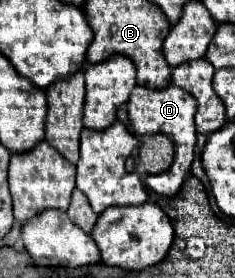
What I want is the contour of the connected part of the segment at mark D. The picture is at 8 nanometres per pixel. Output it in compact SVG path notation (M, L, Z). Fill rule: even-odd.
M169 84L163 90L135 86L133 92L131 92L131 98L127 102L127 110L129 110L131 126L133 126L137 136L165 134L173 140L175 160L173 160L171 168L157 174L157 176L147 174L145 184L161 196L175 196L181 190L181 184L187 178L191 162L193 162L193 150L195 150L195 142L197 142L197 132L195 132L193 118L195 118L195 112L197 112L197 100L193 100L193 96L189 92L185 92L183 88L177 88L175 84Z

